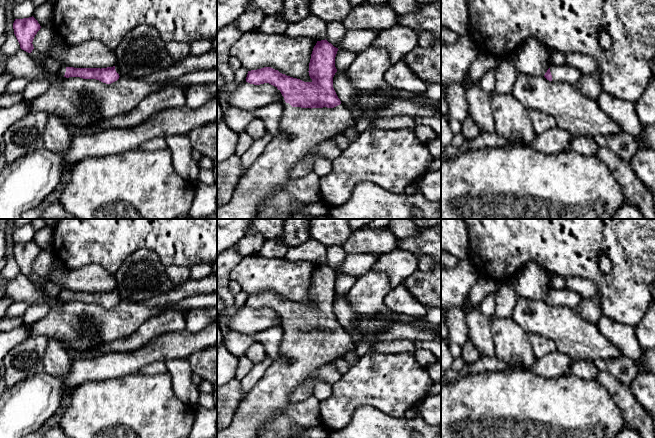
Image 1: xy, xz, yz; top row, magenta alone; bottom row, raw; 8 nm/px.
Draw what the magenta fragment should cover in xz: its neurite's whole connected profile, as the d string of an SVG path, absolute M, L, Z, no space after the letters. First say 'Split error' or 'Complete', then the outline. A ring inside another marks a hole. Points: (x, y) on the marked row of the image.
Split error. M326 39L317 41L309 63L311 82L287 76L271 67L248 71L246 82L254 85L269 83L275 86L285 100L280 119L281 133L274 136L262 153L239 180L232 199L217 208L217 219L256 219L264 201L289 183L290 171L317 143L345 133L355 125L353 114L346 109L333 88L333 77L337 72L335 57L338 48Z

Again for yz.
Split error. M569 64L551 66L544 77L549 81L577 83L582 76L579 69Z

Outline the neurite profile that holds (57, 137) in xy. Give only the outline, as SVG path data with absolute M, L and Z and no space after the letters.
M48 115L43 139L44 148L55 153L64 153L73 143L74 135L59 117Z

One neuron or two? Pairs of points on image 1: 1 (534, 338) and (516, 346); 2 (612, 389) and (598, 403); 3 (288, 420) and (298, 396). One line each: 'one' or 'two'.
1: two
2: two
3: two

